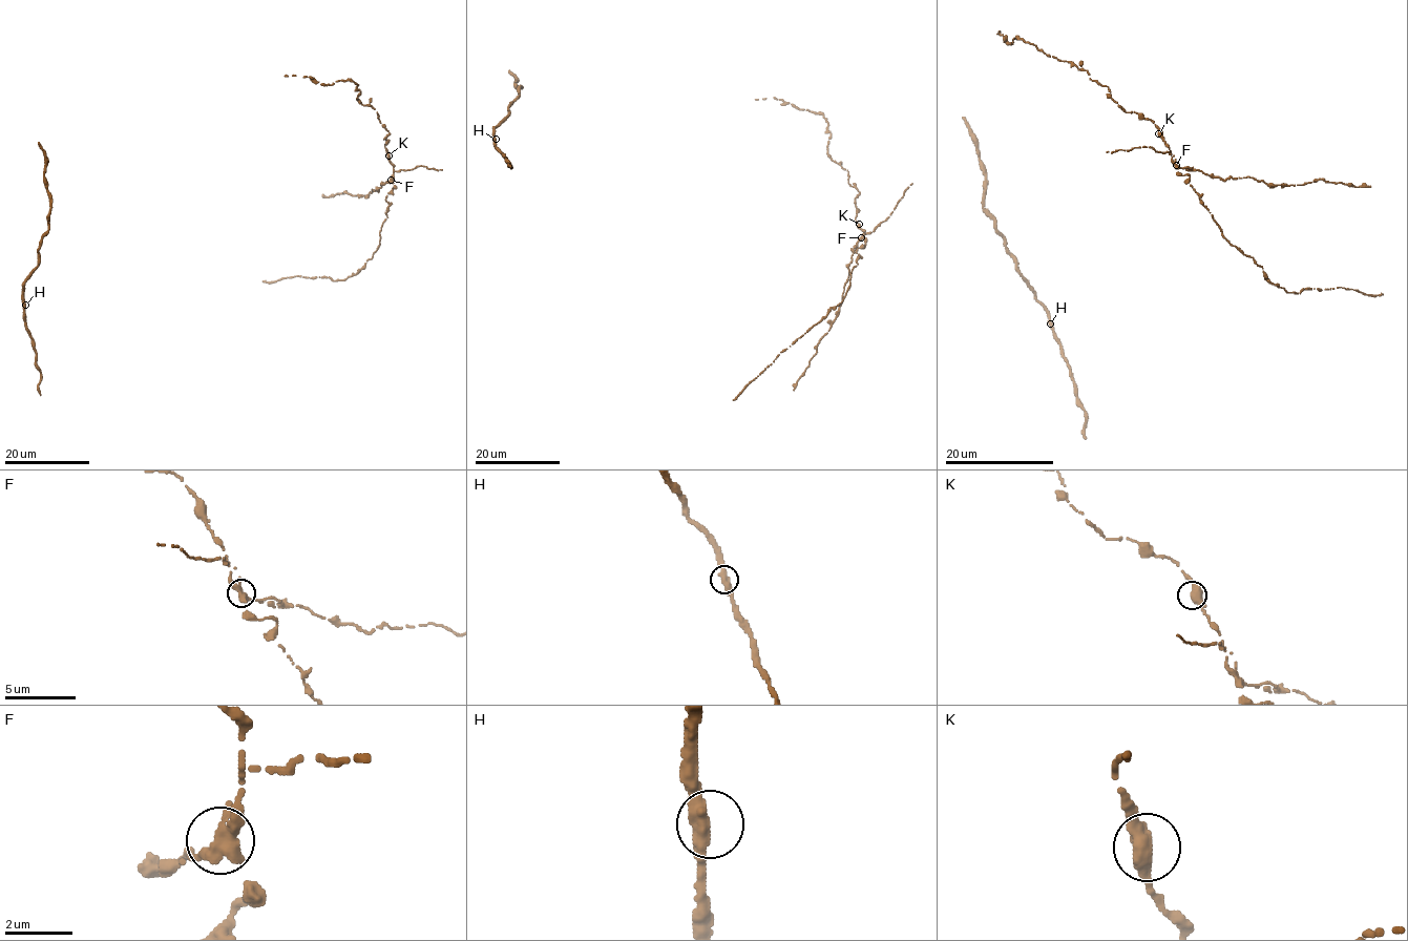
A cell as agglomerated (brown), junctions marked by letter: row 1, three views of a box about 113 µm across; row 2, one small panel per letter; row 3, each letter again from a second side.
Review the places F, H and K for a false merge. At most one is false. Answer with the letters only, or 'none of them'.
F

